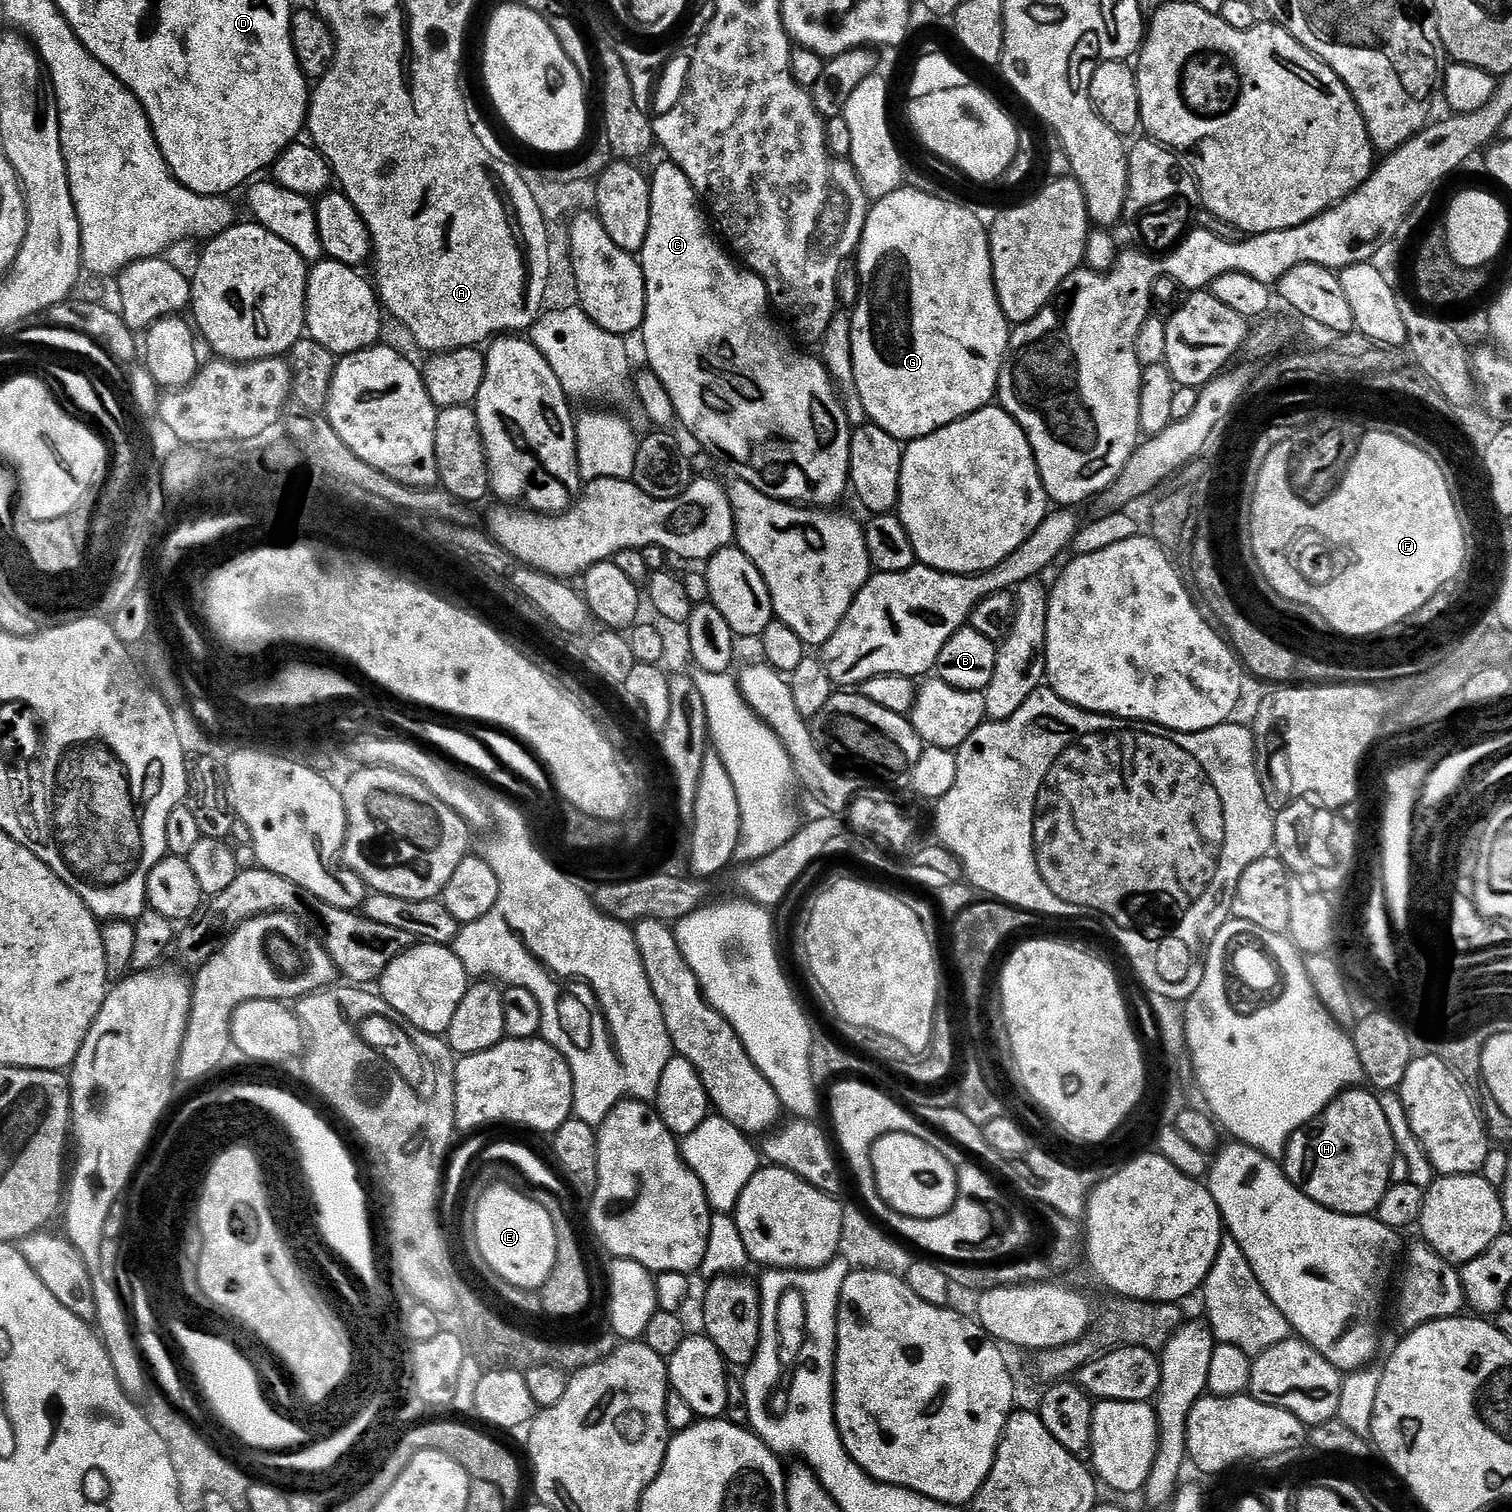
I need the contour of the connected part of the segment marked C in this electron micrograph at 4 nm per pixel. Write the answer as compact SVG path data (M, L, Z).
M671 162L663 163L664 164L658 165L653 172L650 172L650 183L652 185L652 193L650 194L650 234L646 234L646 242L642 246L640 253L638 253L638 259L643 267L644 277L646 278L646 314L644 315L642 337L644 336L644 352L648 355L647 367L654 374L658 374L658 378L662 382L662 386L666 386L666 390L670 390L670 402L674 402L674 410L676 411L677 421L679 421L681 425L684 423L685 426L688 427L685 429L687 429L691 435L696 436L698 442L702 444L705 449L710 450L710 448L713 448L714 451L721 452L721 454L724 455L734 467L736 467L735 475L739 477L739 479L750 482L750 486L754 486L759 492L764 492L770 498L781 500L787 504L811 506L821 510L835 509L837 505L839 505L836 503L838 503L844 495L849 495L850 492L850 442L852 441L852 433L854 431L852 425L848 422L848 415L844 412L844 405L841 397L838 395L838 389L836 385L832 383L832 379L828 376L828 370L824 367L823 360L817 358L813 355L813 353L812 357L808 352L799 352L796 348L788 348L787 342L784 341L783 334L780 333L779 326L772 321L774 312L770 307L768 291L766 290L766 282L756 272L751 272L749 268L745 268L737 263L737 261L730 255L729 249L718 239L717 233L714 231L713 225L710 223L705 209L702 207L702 198L694 190L694 186L690 182L690 178L686 178L686 174L682 174L682 170L677 166L677 164L673 164Z

